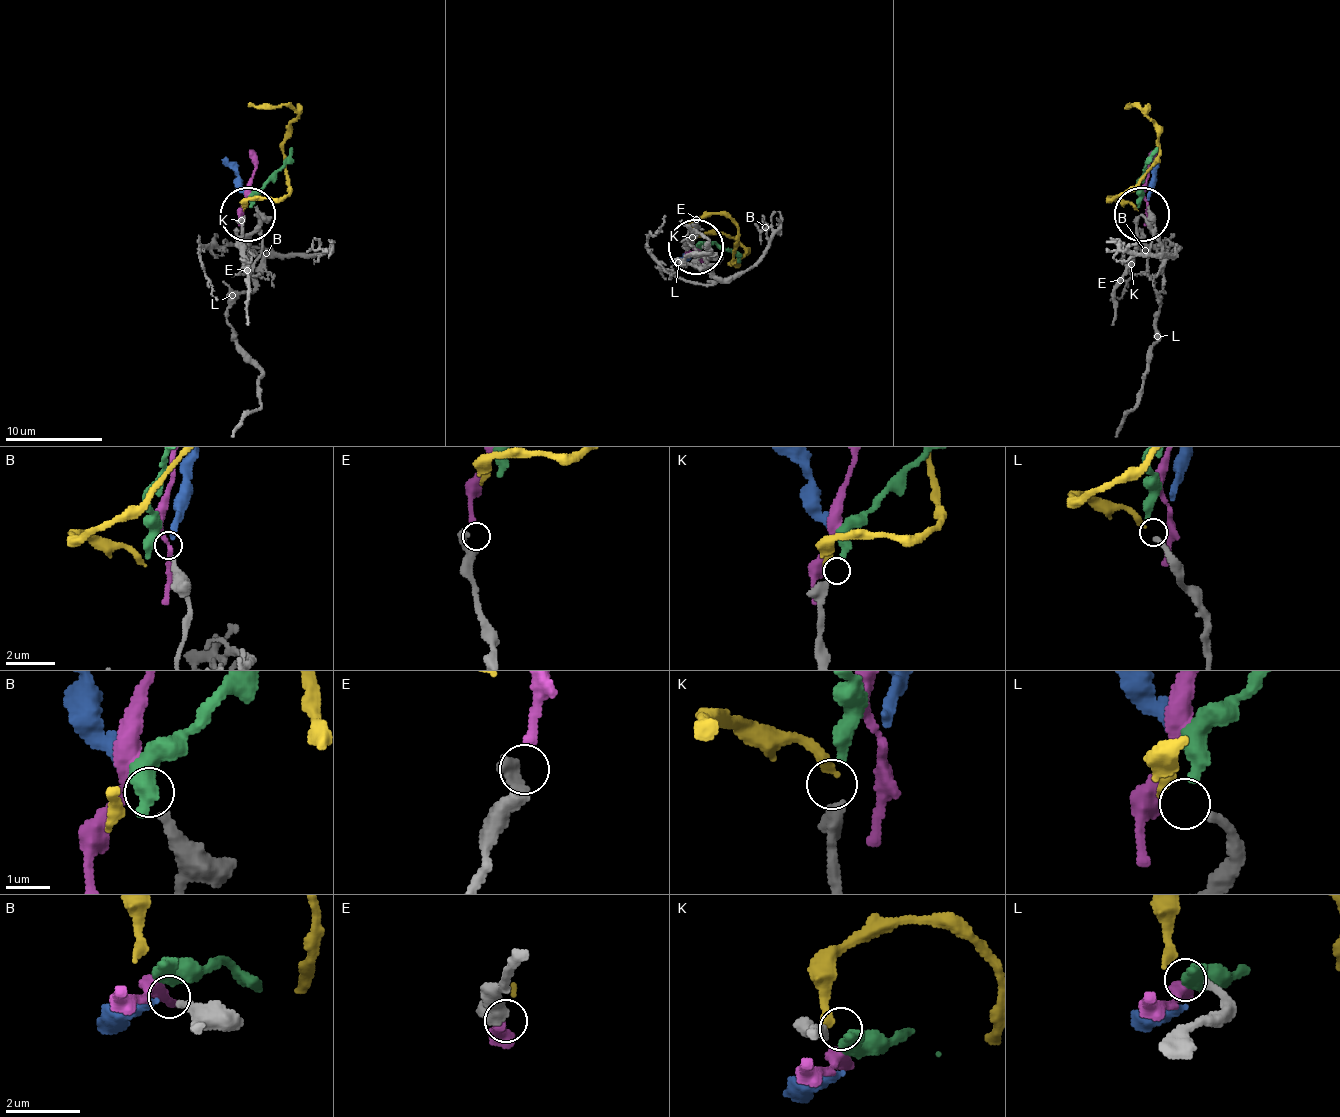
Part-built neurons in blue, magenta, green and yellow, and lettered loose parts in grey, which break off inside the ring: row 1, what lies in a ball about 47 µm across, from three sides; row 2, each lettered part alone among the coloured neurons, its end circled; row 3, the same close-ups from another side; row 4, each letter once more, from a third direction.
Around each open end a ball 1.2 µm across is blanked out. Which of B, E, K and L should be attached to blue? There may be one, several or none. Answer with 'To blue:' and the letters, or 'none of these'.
To blue: none of these

